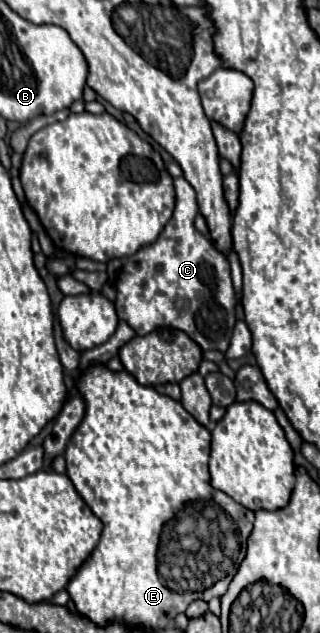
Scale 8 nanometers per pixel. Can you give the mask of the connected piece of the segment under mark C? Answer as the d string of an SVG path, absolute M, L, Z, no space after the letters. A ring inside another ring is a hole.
M178 177L174 179L174 191L176 207L160 237L124 259L116 287L116 313L136 331L136 335L146 335L158 327L180 329L204 351L216 349L224 353L236 323L230 263L214 249L206 235L194 229L198 203L190 183L184 177ZM178 299L186 299L186 305L176 307Z

